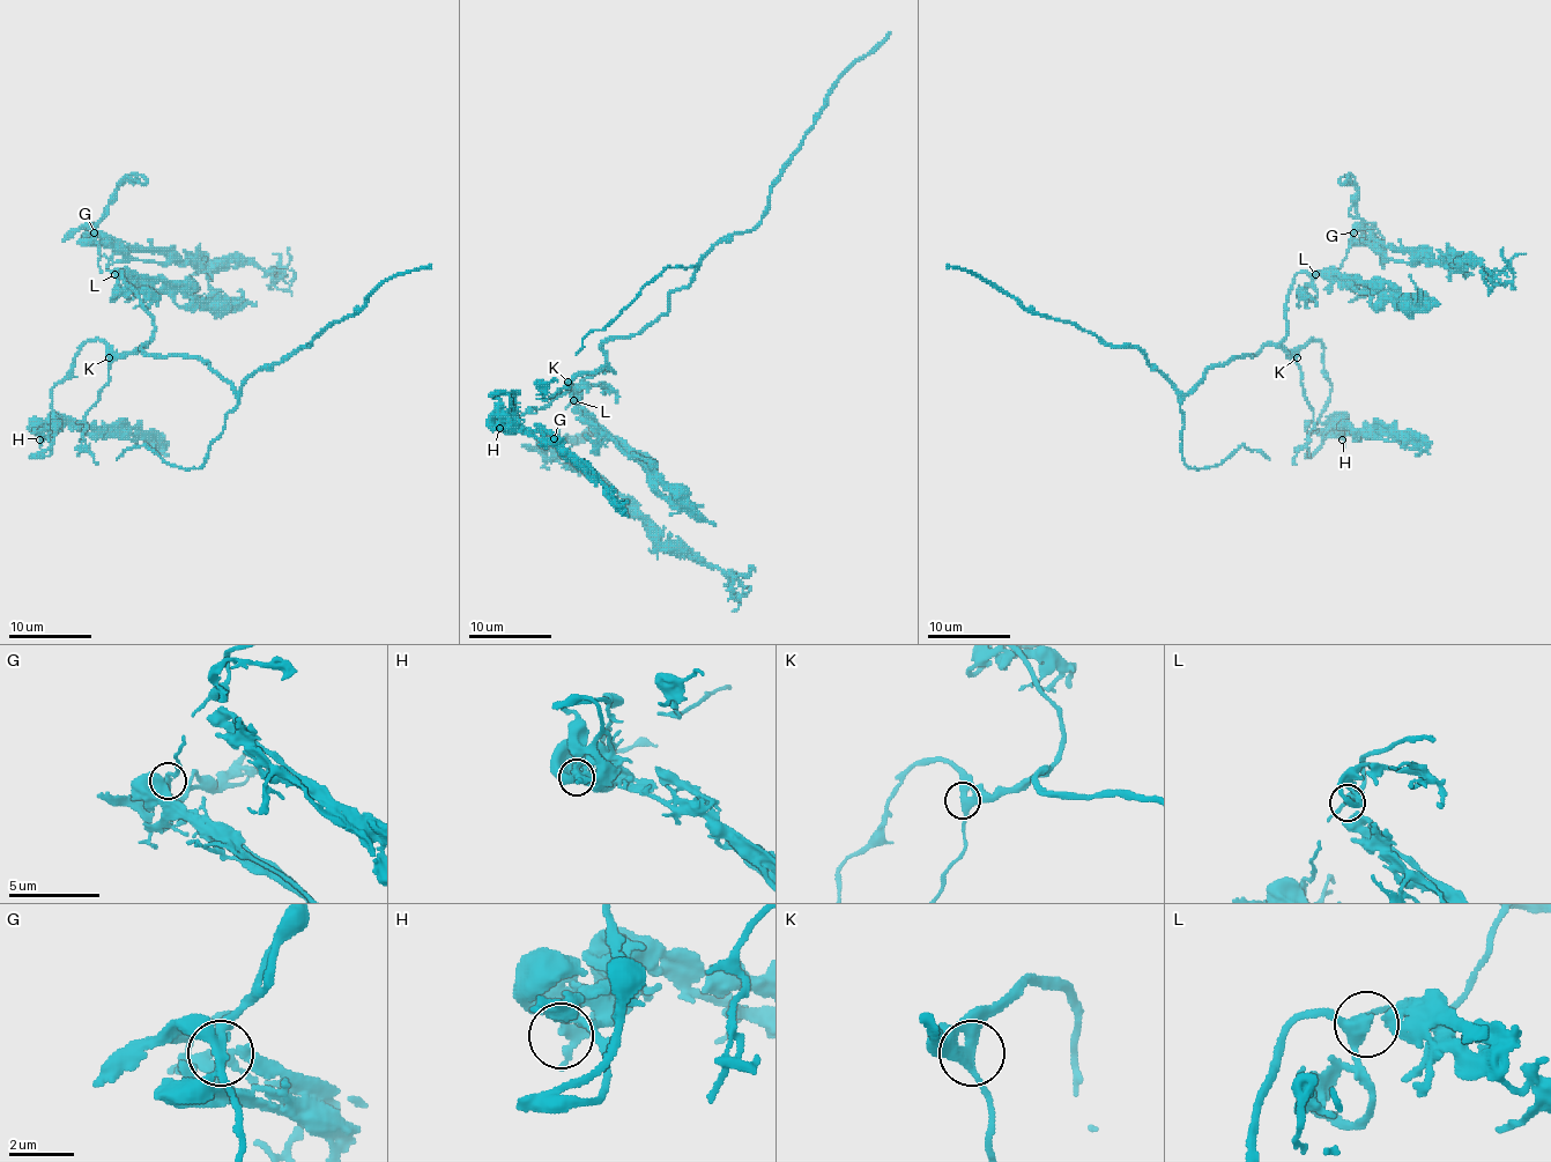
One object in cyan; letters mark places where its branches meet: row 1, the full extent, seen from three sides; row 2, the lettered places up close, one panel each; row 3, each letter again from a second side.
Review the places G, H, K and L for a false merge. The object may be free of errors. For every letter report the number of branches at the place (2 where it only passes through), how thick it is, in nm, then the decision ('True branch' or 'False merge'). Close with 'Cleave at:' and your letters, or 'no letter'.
G: Branches: 4. Thickness 260 nm. True branch
H: Branches: 4. Thickness 240 nm. True branch
K: Branches: 3. Thickness 280 nm. True branch
L: Branches: 4. Thickness 400 nm. True branch
Cleave at: no letter

